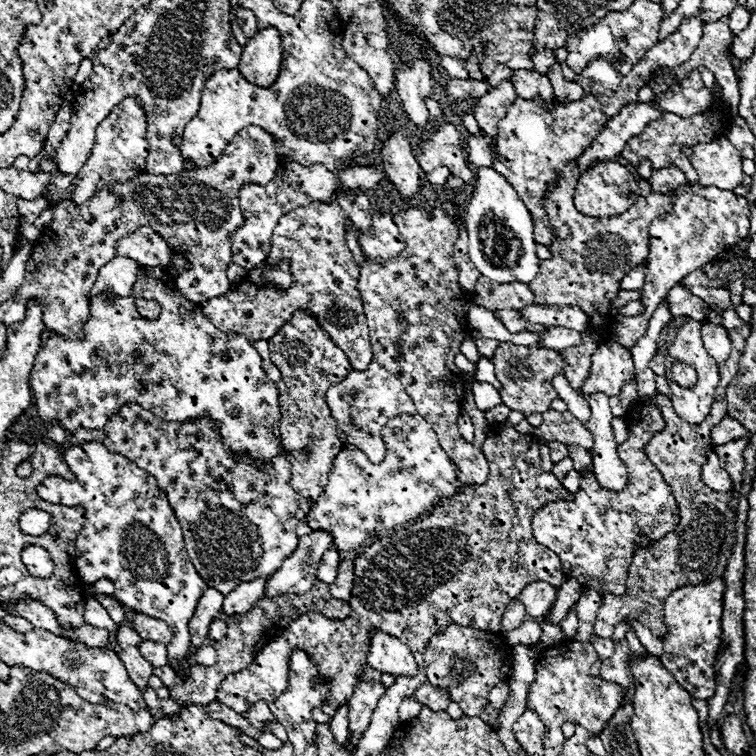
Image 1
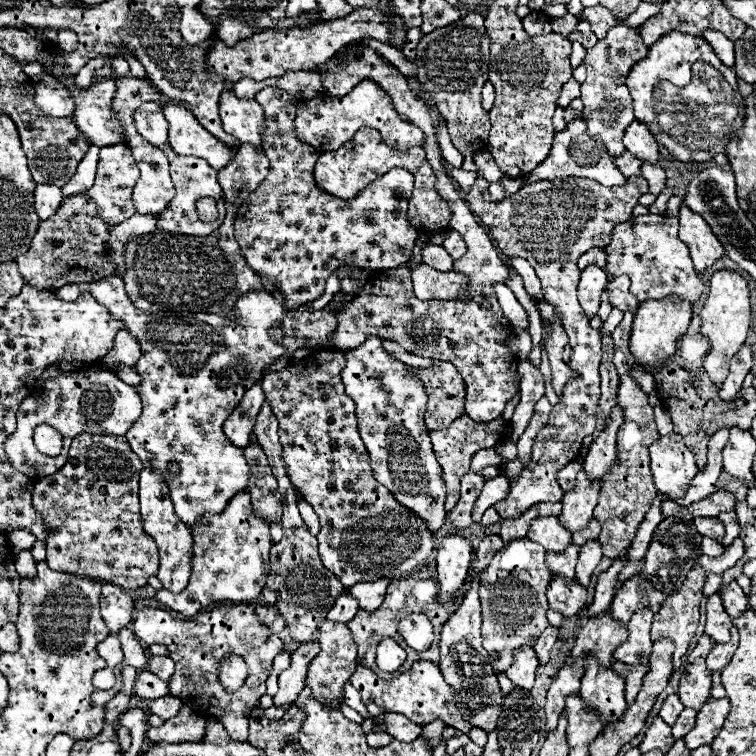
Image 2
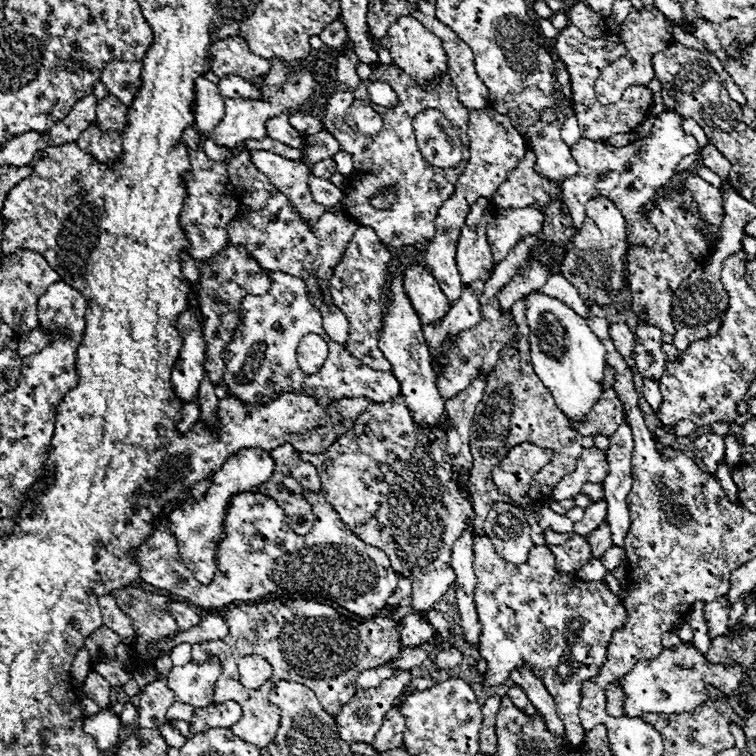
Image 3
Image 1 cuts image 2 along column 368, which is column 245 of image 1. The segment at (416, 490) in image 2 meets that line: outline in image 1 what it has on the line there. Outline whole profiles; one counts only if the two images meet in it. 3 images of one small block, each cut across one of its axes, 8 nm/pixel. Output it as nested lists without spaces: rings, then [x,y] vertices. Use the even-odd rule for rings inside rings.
[[[142,266],[140,272],[138,272],[136,282],[134,282],[134,286],[132,286],[130,296],[108,298],[106,294],[100,294],[100,296],[90,298],[90,318],[88,318],[86,324],[84,324],[84,340],[70,340],[70,338],[64,338],[64,336],[54,336],[54,338],[48,338],[48,340],[42,344],[42,348],[40,348],[38,356],[36,356],[36,364],[34,364],[32,372],[30,372],[30,388],[32,388],[32,392],[34,392],[34,404],[36,404],[36,408],[38,408],[40,418],[42,418],[42,420],[50,420],[50,422],[56,420],[56,422],[62,424],[68,432],[76,432],[78,426],[82,426],[82,428],[104,428],[106,420],[112,418],[116,412],[120,412],[120,408],[122,408],[124,404],[130,404],[130,402],[136,402],[136,404],[140,404],[142,408],[148,408],[150,412],[154,412],[154,416],[160,416],[162,420],[170,420],[170,422],[186,422],[186,420],[190,420],[190,418],[202,418],[204,414],[208,414],[208,416],[216,422],[216,428],[218,428],[220,436],[224,438],[222,442],[230,448],[230,452],[236,454],[236,456],[246,454],[246,456],[252,460],[252,464],[256,466],[256,464],[268,464],[268,462],[270,462],[272,458],[276,458],[276,456],[286,456],[286,458],[290,458],[290,452],[282,446],[280,428],[278,428],[278,426],[280,426],[280,416],[282,416],[282,414],[280,414],[280,408],[278,408],[278,388],[276,388],[274,382],[270,382],[270,378],[264,374],[264,370],[262,370],[260,364],[262,364],[262,358],[260,358],[260,354],[256,352],[256,348],[248,342],[246,336],[236,334],[236,332],[220,332],[220,330],[202,314],[202,310],[200,310],[198,304],[186,300],[186,298],[178,292],[178,288],[174,286],[174,282],[172,282],[172,278],[168,276],[166,270],[162,270],[162,268],[158,268],[158,266]],[[136,298],[152,298],[152,300],[156,300],[156,302],[160,304],[160,308],[162,308],[160,318],[154,320],[154,322],[146,322],[146,320],[136,312],[136,304],[134,304]],[[112,400],[120,400],[120,408],[118,408],[118,410],[110,410],[110,408],[108,408],[108,404],[110,404]]]

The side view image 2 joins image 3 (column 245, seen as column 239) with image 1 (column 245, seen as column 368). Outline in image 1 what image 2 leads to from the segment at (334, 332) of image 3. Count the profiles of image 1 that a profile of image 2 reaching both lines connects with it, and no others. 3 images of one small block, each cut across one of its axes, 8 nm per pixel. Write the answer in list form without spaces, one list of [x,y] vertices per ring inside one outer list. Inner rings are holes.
[[[296,162],[280,166],[274,180],[270,180],[266,186],[244,184],[240,188],[240,208],[242,208],[244,224],[232,234],[232,262],[248,270],[264,262],[270,252],[270,240],[278,220],[286,212],[290,212],[290,208],[300,208],[300,206],[308,206],[310,202],[330,198],[336,192],[336,188],[338,188],[338,176],[328,168],[324,168],[322,164],[302,166]]]

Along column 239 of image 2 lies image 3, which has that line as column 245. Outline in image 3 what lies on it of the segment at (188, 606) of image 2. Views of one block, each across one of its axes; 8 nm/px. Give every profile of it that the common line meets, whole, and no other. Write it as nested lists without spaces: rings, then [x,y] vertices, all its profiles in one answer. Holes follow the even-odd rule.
[[[323,491],[303,494],[316,517],[314,528],[306,536],[292,532],[286,514],[276,500],[258,492],[236,496],[226,512],[226,540],[218,548],[220,570],[208,586],[196,582],[192,572],[178,558],[178,546],[170,536],[168,522],[160,524],[154,536],[138,548],[136,560],[142,564],[140,578],[160,590],[182,596],[200,608],[218,608],[268,598],[270,594],[280,592],[298,592],[332,600],[362,618],[376,616],[386,606],[400,574],[392,570],[384,552],[364,544],[344,526],[336,510],[326,502]]]

